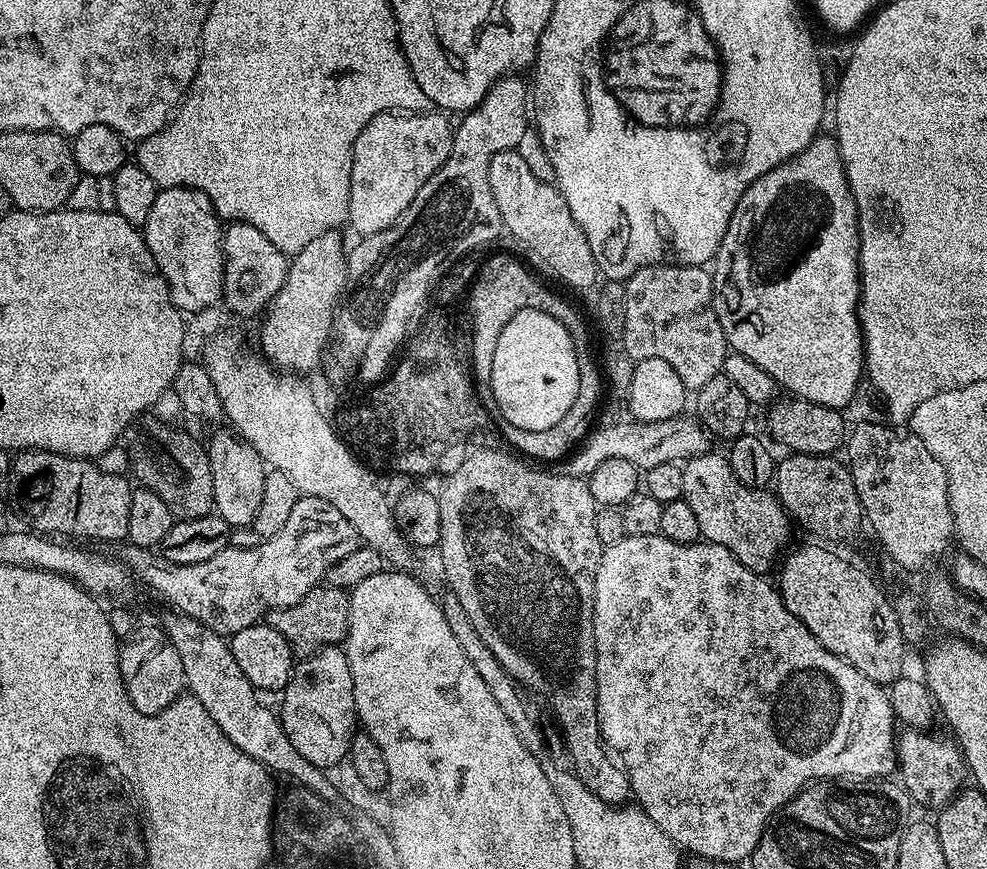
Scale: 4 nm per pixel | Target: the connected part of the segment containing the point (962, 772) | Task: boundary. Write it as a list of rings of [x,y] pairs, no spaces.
[[[932,730],[901,731],[896,742],[896,766],[899,783],[909,797],[915,803],[917,800],[928,808],[939,810],[949,804],[953,796],[961,791],[965,783],[964,776],[966,780],[966,765],[964,754],[955,739],[947,735],[935,736],[934,733]]]

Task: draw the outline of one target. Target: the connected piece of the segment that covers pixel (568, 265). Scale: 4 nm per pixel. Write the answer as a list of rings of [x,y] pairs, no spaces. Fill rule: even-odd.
[[[507,148],[490,158],[490,194],[498,202],[501,225],[516,240],[521,240],[560,280],[572,288],[588,288],[598,277],[596,255],[586,242],[586,234],[576,225],[566,206],[566,198],[555,183],[539,180],[526,166],[522,154]]]

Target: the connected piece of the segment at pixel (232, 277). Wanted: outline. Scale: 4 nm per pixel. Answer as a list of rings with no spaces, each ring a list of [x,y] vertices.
[[[232,222],[224,228],[224,294],[223,307],[240,316],[256,316],[267,309],[282,290],[288,273],[289,257],[262,230],[243,222]]]

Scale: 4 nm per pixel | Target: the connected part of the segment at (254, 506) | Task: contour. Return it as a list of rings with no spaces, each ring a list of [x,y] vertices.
[[[227,431],[218,433],[206,444],[210,474],[214,482],[212,502],[215,515],[221,516],[229,529],[246,528],[254,522],[254,514],[258,514],[258,506],[262,503],[266,465],[254,446],[247,444],[235,431]]]

